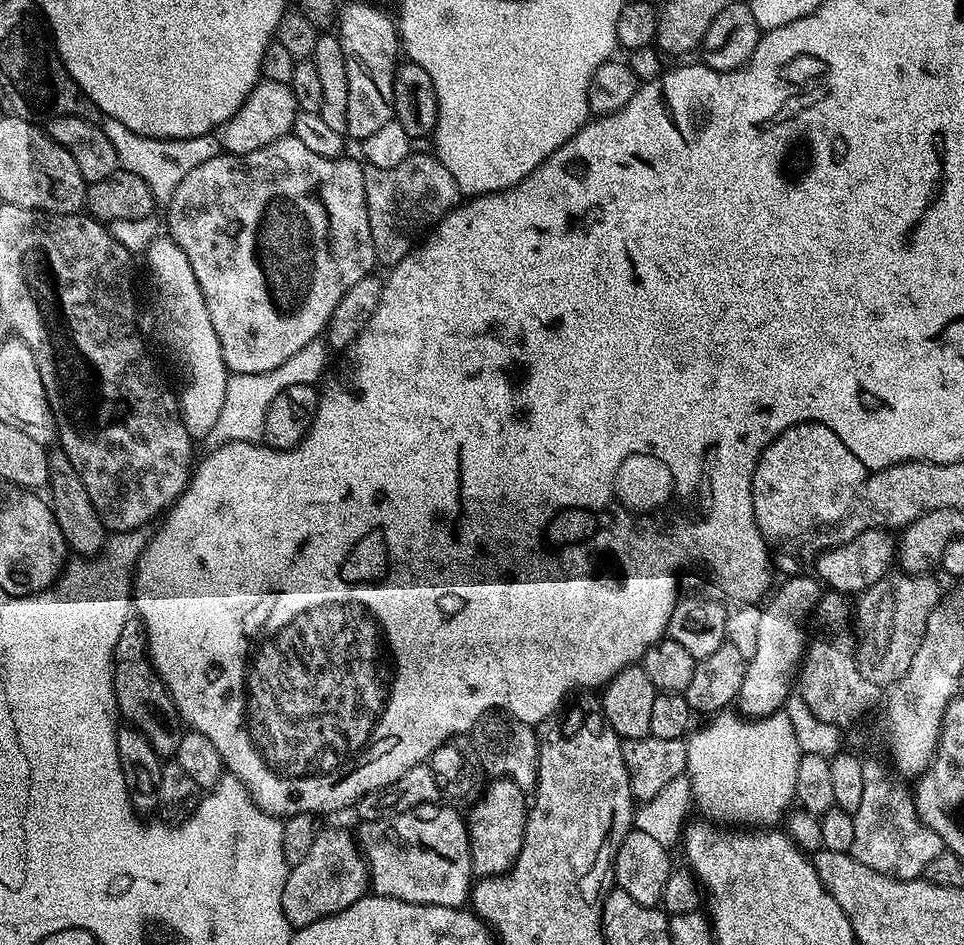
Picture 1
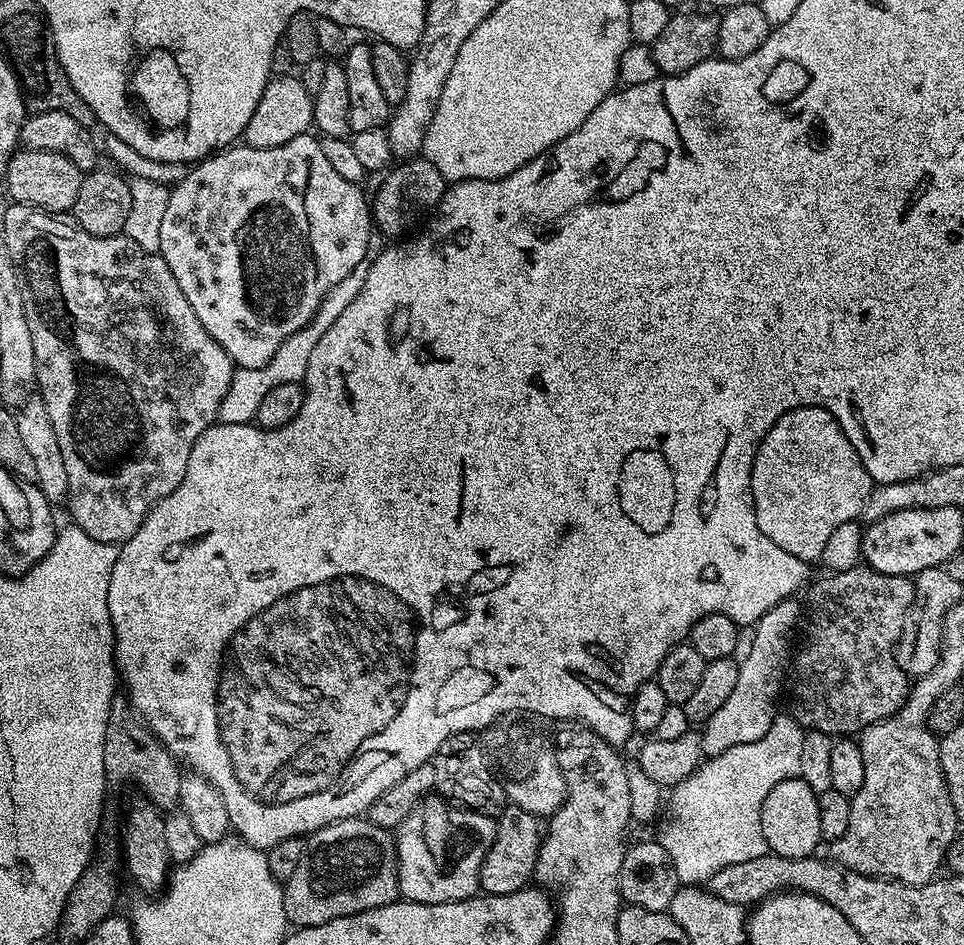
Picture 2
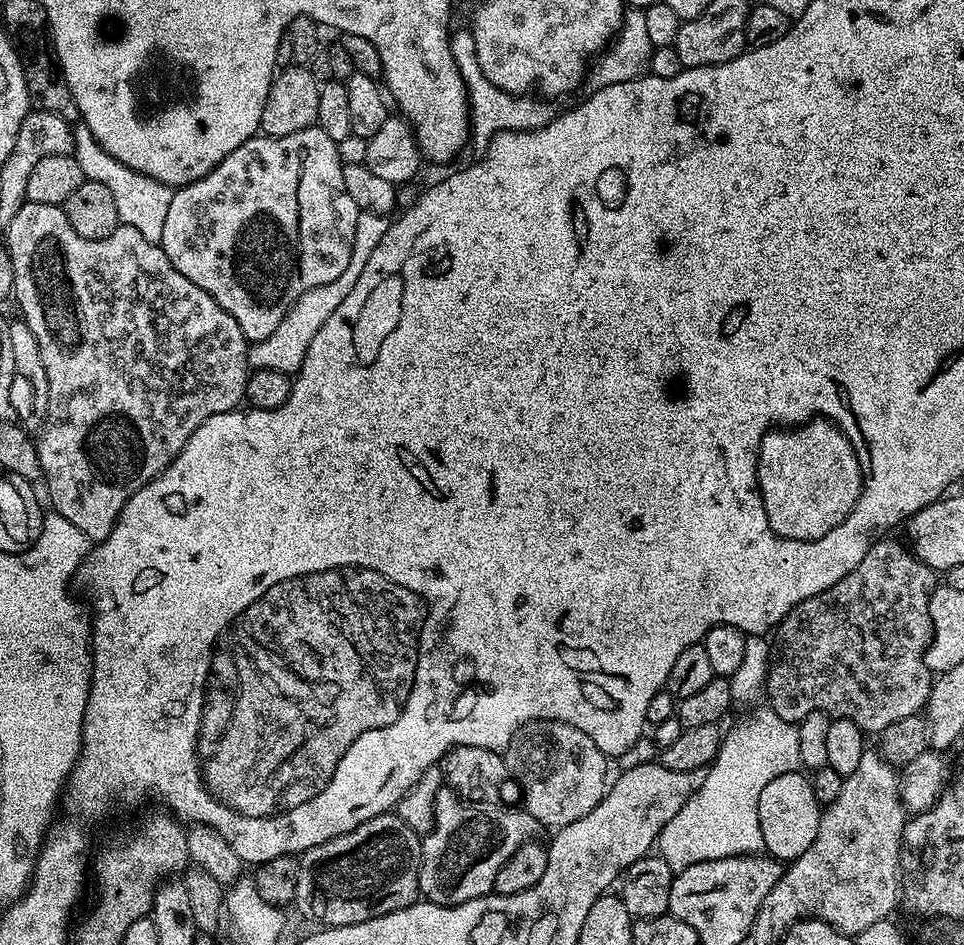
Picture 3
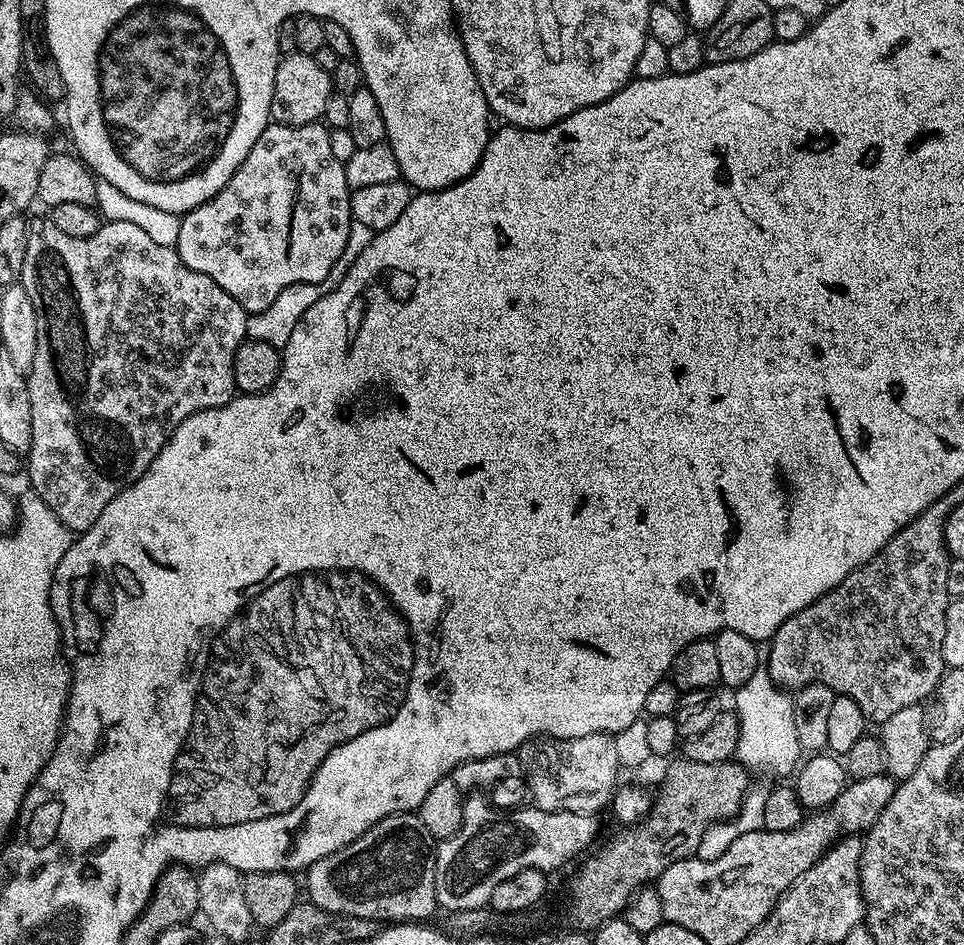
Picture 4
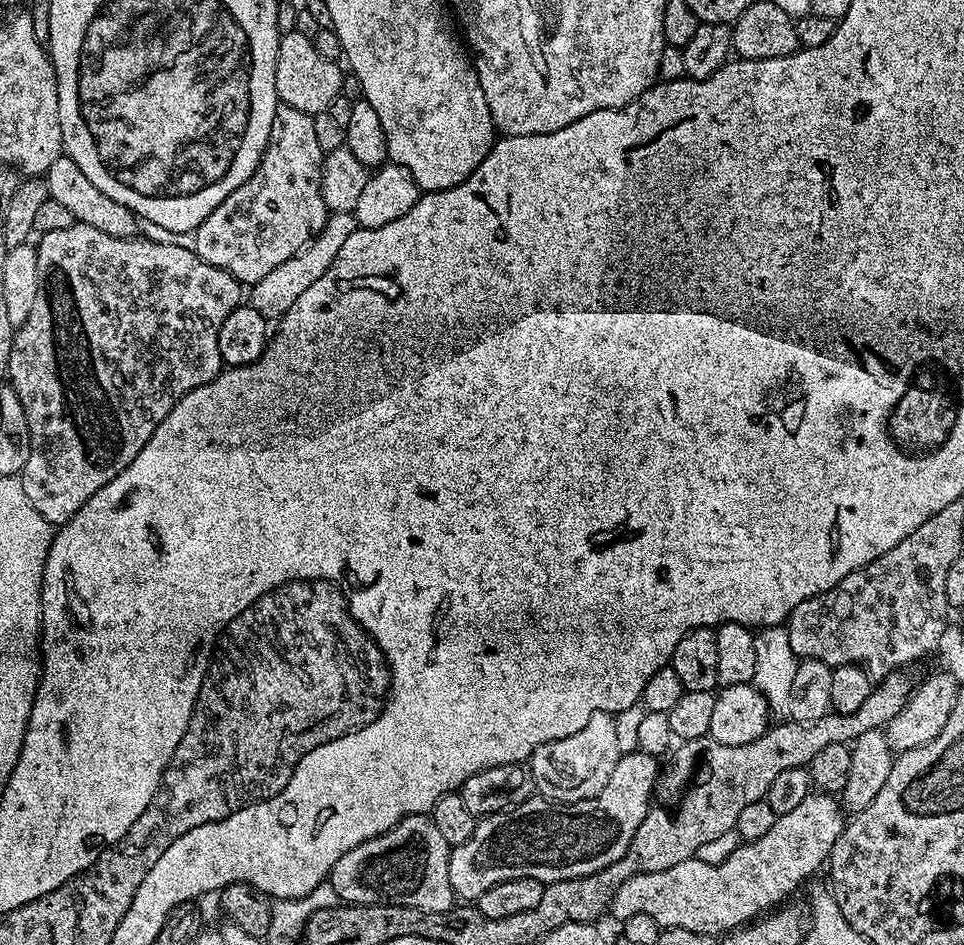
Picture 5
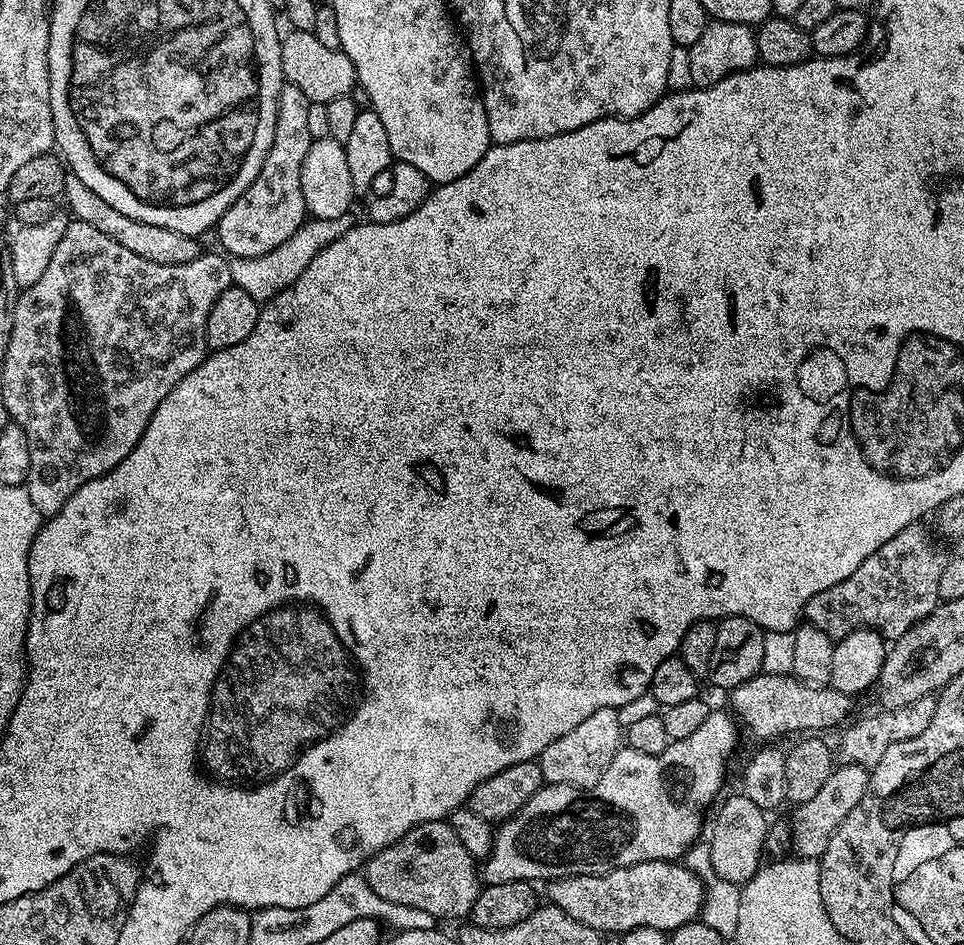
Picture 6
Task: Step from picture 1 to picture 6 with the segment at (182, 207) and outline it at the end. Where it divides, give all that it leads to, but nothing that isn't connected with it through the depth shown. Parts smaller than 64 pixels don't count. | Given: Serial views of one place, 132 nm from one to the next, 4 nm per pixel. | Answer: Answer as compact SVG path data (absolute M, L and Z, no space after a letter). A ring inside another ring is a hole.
M287 82L282 86L278 94L274 138L260 172L248 189L228 207L226 214L222 214L214 229L214 235L220 239L225 248L223 251L229 257L259 258L269 254L306 223L308 211L302 198L302 162L306 162L313 141L308 129L311 105L312 101L298 90L298 86Z

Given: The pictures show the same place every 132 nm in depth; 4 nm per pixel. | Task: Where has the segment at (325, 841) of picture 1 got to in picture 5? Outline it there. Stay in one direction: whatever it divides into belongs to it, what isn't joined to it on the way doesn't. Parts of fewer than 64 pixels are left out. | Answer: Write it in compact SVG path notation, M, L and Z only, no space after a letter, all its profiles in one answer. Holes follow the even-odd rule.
M431 815L408 816L362 846L354 846L334 866L330 881L346 904L418 906L418 910L450 910L458 897L450 884L453 845L442 838Z

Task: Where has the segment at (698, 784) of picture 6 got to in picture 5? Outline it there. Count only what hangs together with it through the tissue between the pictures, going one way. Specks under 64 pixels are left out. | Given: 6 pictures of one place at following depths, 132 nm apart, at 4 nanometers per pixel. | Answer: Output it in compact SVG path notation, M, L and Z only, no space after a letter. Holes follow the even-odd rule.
M639 750L626 752L621 755L618 766L614 766L610 782L606 782L606 786L602 786L594 798L573 804L558 804L554 800L535 798L522 801L517 808L509 807L477 819L474 834L470 834L466 842L455 845L450 854L450 884L454 894L461 901L475 902L479 896L486 894L486 890L490 890L490 886L498 882L510 882L510 878L534 878L546 885L601 872L606 866L618 862L622 854L626 854L634 838L634 830L638 830L638 826L642 826L642 818L646 818L657 779L657 757Z

